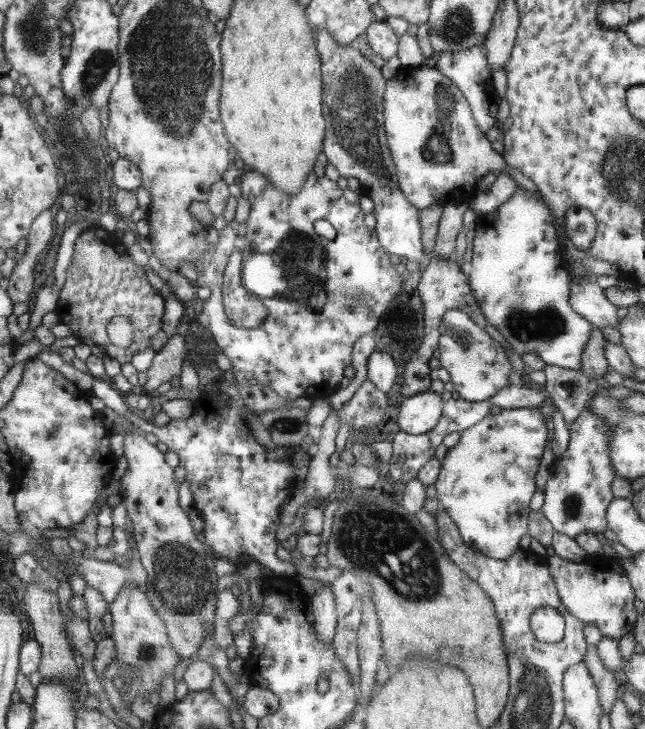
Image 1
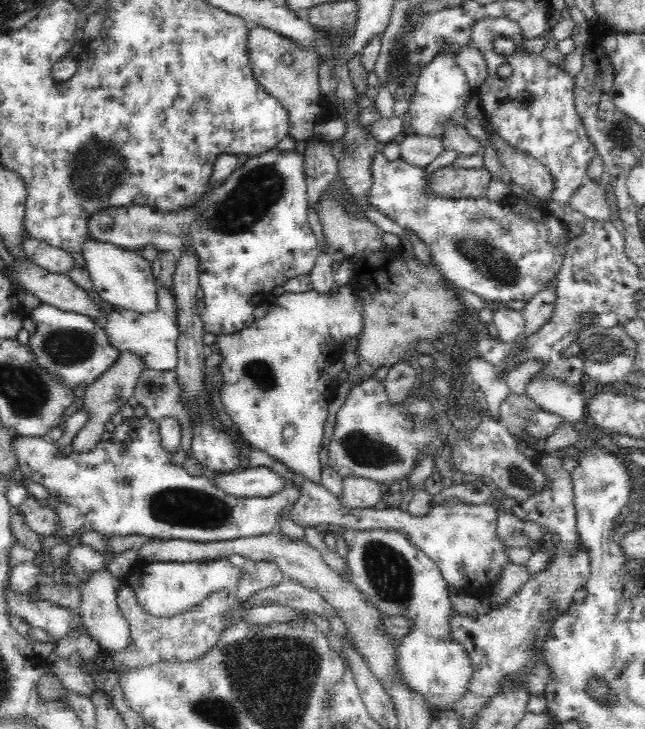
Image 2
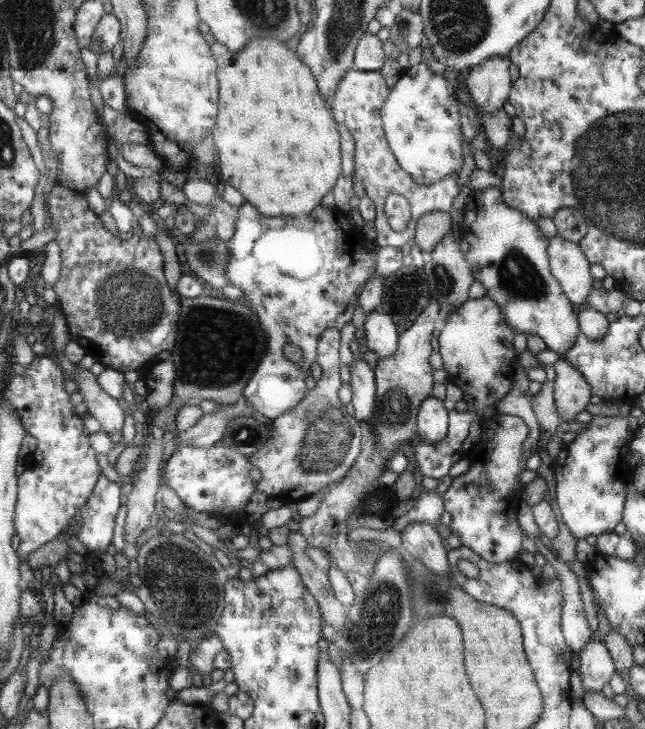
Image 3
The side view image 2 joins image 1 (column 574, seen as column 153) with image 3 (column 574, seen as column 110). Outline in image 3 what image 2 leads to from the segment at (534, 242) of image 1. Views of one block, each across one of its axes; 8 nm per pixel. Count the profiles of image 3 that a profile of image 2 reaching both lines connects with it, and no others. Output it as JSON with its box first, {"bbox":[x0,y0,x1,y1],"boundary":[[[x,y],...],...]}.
{"bbox":[460,187,581,357],"boundary":[[[487,187],[483,190],[470,191],[463,205],[463,222],[460,224],[460,236],[470,247],[464,256],[470,264],[471,272],[485,289],[484,296],[490,297],[503,312],[505,320],[513,328],[514,334],[535,334],[545,344],[546,350],[551,350],[560,357],[575,345],[581,329],[578,325],[576,307],[562,291],[558,280],[550,272],[548,240],[543,236],[535,221],[525,217],[517,209],[511,208],[503,201],[499,187]]]}

